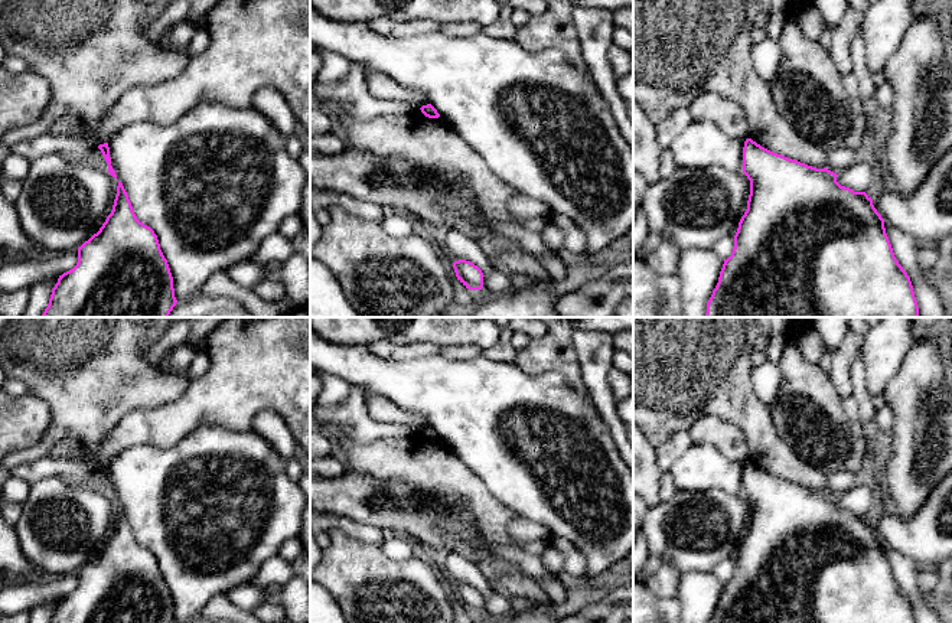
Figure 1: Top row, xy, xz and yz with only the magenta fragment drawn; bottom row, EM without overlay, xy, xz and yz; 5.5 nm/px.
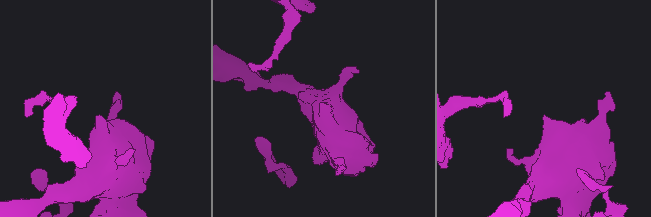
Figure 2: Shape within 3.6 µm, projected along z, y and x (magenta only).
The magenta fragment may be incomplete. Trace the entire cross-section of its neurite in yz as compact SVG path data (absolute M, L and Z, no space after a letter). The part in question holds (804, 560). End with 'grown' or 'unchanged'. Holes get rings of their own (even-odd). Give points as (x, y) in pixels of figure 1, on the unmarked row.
M752 461L744 464L743 496L750 503L747 532L710 623L916 623L865 515L841 509L827 490L788 482Z; unchanged

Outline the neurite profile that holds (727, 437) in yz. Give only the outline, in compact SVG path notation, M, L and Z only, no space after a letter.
M702 415L691 428L692 443L713 444L728 460L746 464L749 449L740 427L717 415Z

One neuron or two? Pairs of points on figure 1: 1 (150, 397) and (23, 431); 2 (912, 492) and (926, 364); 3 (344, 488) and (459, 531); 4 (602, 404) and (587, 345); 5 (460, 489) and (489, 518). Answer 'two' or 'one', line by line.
1: two
2: one
3: one
4: one
5: one

